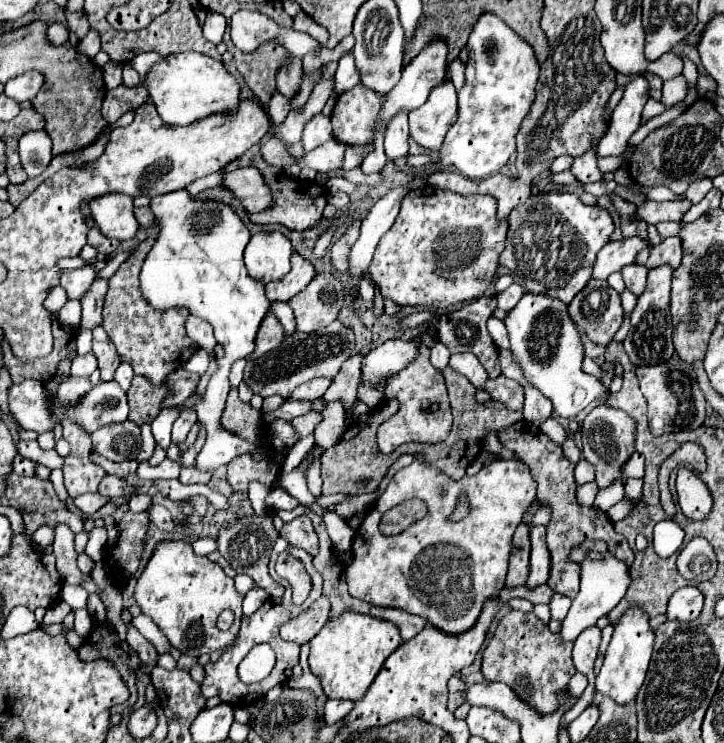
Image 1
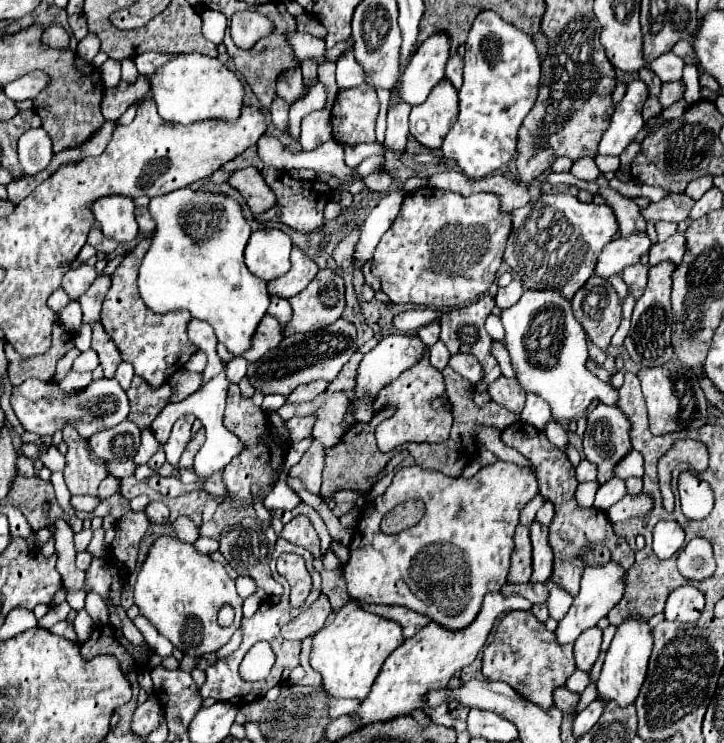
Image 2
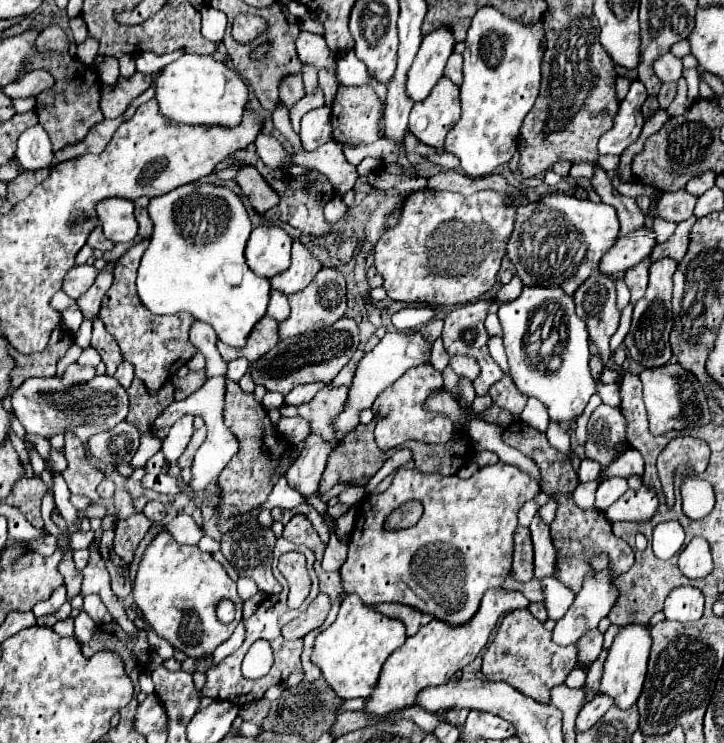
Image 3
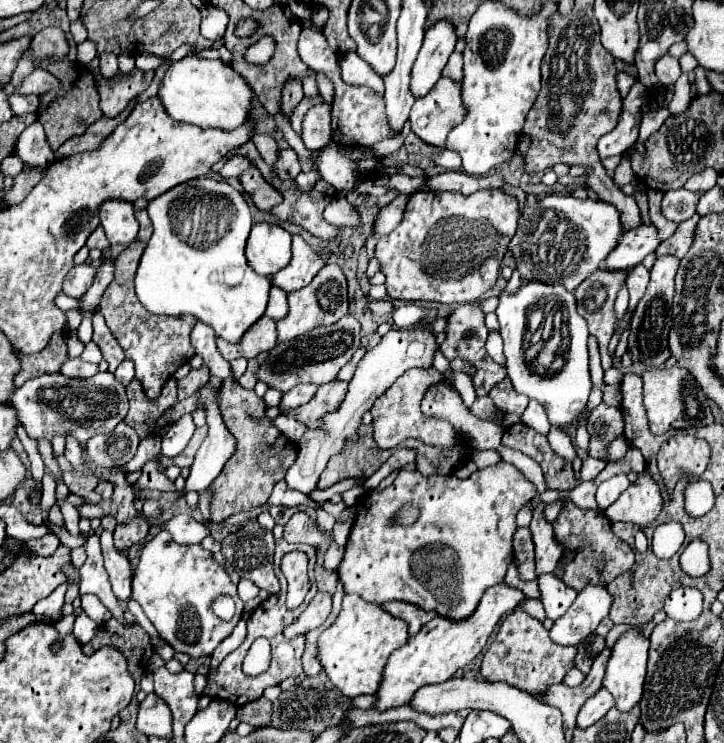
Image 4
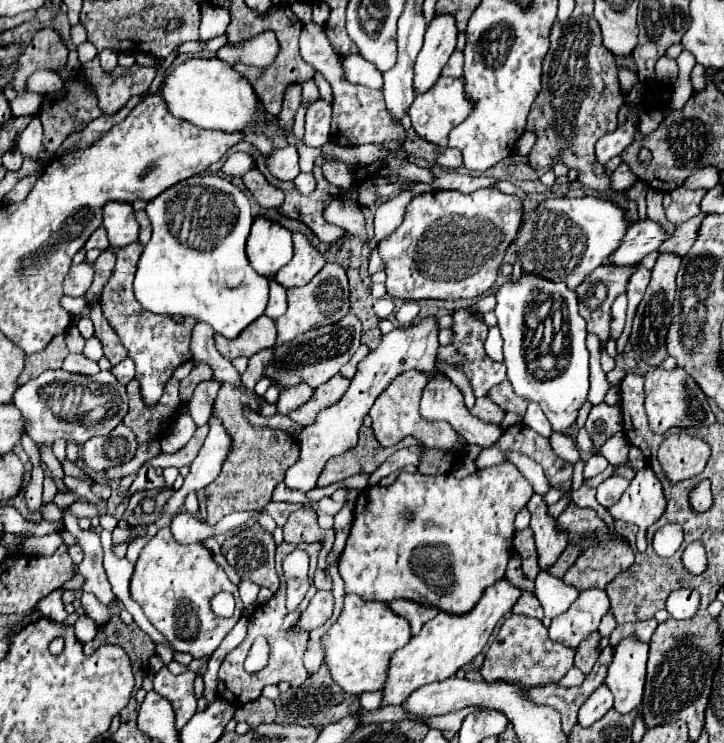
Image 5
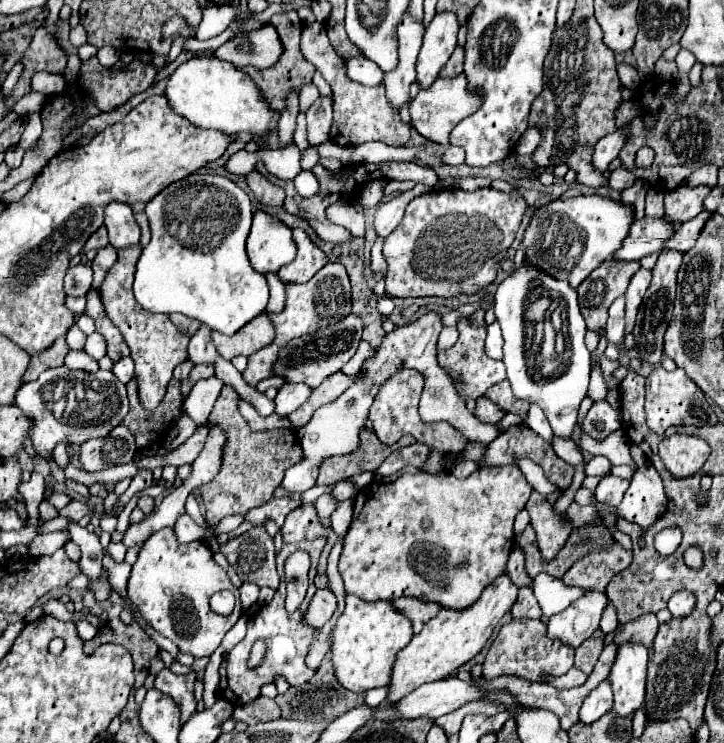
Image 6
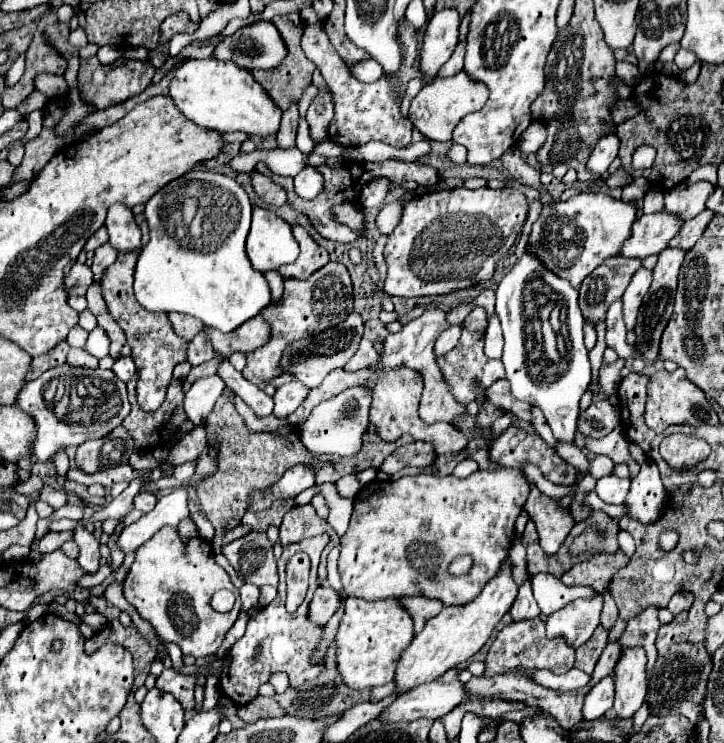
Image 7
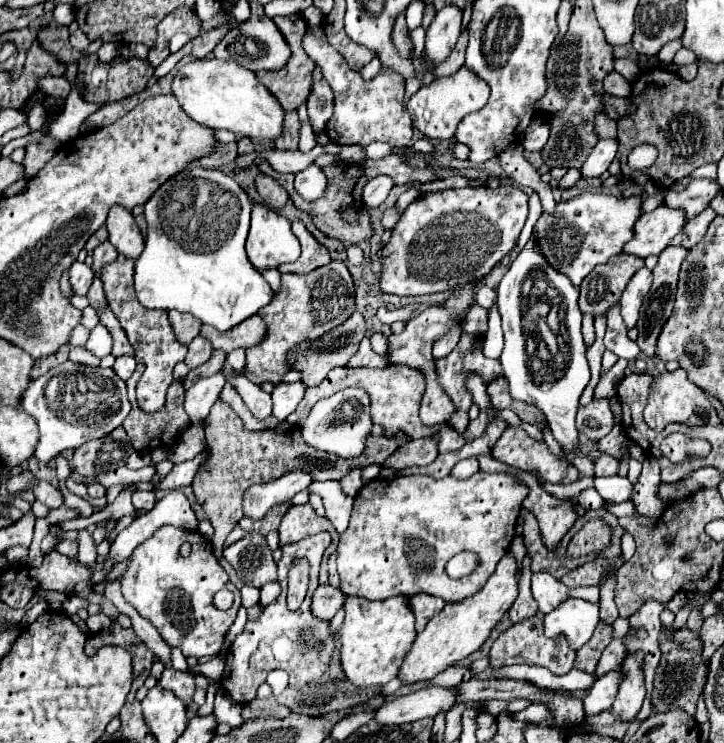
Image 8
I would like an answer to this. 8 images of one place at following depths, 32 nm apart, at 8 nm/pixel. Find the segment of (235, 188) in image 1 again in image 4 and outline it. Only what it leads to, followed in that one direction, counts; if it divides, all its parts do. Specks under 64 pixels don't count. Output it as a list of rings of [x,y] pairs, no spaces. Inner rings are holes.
[[[250,166],[250,168],[240,176],[240,182],[242,182],[244,190],[252,196],[254,204],[256,204],[260,210],[272,210],[272,208],[278,206],[280,200],[282,200],[282,194],[280,194],[276,188],[272,188],[254,166]]]

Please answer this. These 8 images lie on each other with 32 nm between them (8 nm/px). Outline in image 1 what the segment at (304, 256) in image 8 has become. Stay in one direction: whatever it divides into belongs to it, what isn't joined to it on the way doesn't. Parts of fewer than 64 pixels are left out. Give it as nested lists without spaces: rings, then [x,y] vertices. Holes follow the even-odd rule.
[[[292,252],[292,270],[284,278],[268,282],[266,296],[270,302],[274,302],[274,300],[288,302],[292,296],[302,292],[314,276],[316,276],[314,264],[310,260],[306,260],[302,254]]]

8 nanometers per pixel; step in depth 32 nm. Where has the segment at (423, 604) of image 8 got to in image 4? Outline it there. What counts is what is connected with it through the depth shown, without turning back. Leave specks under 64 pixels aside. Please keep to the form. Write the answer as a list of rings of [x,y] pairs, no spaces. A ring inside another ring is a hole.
[[[392,600],[392,602],[388,602],[388,604],[382,604],[382,608],[384,608],[386,612],[390,612],[392,616],[406,620],[406,622],[408,622],[408,632],[410,632],[410,636],[418,634],[420,628],[436,616],[436,612],[432,612],[432,610],[428,612],[428,610],[422,610],[422,608],[416,606],[416,604],[398,602],[398,600]]]

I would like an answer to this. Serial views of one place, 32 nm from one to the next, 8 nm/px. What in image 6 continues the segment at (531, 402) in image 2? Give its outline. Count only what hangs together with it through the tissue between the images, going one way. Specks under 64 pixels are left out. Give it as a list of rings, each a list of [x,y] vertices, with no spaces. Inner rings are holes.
[[[534,404],[530,406],[530,410],[528,410],[528,418],[526,418],[526,424],[528,424],[528,428],[532,428],[536,434],[540,434],[546,442],[552,444],[552,440],[554,440],[552,428],[550,428],[550,424],[548,424],[544,412],[542,412],[538,406],[534,406]]]

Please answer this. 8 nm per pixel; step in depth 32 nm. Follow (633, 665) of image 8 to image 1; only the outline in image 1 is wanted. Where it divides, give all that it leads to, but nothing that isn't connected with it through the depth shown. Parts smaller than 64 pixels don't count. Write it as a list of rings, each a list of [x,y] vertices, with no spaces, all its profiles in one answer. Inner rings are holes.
[[[630,608],[620,622],[614,626],[614,634],[610,640],[610,646],[606,650],[604,666],[600,674],[596,676],[596,690],[604,696],[610,696],[618,704],[628,704],[636,698],[648,670],[648,662],[652,656],[652,644],[654,644],[654,632],[648,624],[648,616],[640,612],[640,608]]]

